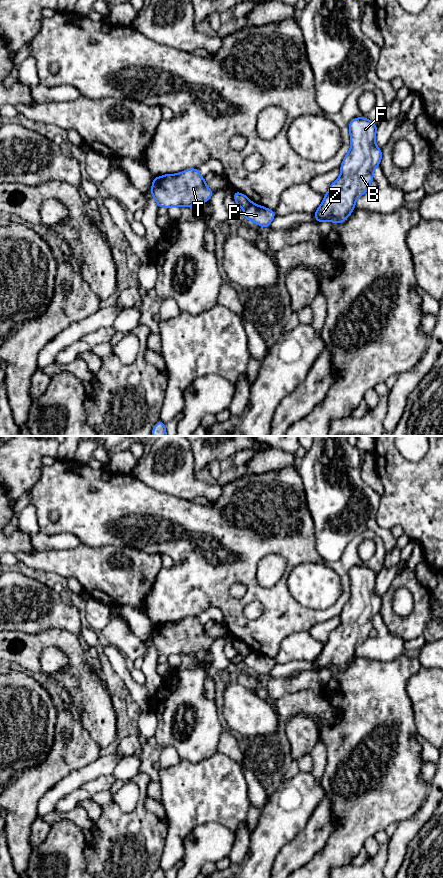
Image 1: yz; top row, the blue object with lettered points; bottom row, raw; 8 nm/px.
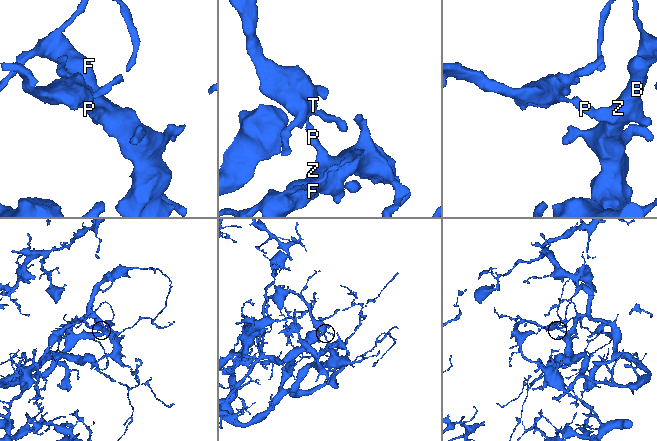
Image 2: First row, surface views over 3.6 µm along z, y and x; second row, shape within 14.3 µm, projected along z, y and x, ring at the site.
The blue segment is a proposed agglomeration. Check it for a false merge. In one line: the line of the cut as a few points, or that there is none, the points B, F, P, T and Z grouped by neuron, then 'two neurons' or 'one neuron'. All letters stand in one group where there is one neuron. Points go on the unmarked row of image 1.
cut in yz along (251, 650), (244, 657); B F P Z / T; two neurons

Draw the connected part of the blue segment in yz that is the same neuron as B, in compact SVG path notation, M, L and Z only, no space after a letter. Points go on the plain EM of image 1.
M365 565L349 571L351 595L340 614L341 623L333 630L322 652L313 660L315 671L343 671L355 658L355 649L369 638L373 619L380 613L382 597L375 593L378 574Z

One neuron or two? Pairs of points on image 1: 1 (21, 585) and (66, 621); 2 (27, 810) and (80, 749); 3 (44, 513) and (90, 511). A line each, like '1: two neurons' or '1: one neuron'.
1: one neuron
2: one neuron
3: one neuron

